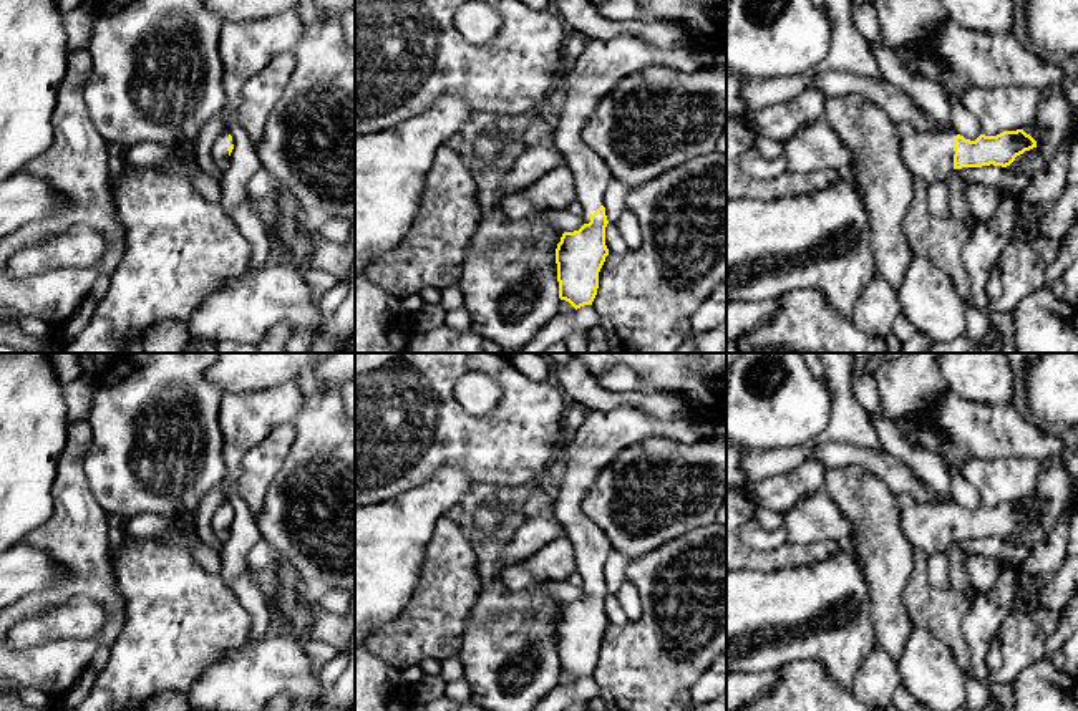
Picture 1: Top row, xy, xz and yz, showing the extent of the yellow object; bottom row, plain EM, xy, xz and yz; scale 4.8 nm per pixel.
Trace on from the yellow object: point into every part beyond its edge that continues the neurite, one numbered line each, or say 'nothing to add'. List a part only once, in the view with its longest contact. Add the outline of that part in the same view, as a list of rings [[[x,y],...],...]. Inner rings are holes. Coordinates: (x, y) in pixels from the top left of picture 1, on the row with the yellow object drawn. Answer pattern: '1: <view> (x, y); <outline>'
1: yz (929, 156); [[[906,133],[901,143],[901,157],[914,177],[927,186],[942,182],[954,169],[954,138],[947,133]]]

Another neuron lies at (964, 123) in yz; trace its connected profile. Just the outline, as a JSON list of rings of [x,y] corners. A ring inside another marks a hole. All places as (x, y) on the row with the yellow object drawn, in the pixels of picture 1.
[[[952,103],[952,128],[957,134],[970,141],[980,136],[978,121],[960,103]]]

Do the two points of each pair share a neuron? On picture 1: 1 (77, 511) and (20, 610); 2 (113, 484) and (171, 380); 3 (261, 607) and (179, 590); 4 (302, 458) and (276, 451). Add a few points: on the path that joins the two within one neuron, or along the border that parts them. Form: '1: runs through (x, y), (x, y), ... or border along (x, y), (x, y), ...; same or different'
1: runs through (77, 541), (77, 577), (58, 595), (50, 599); same
2: runs through (125, 458), (130, 446), (130, 418), (145, 406); same
3: border along (229, 589), (251, 619), (247, 640); different
4: border along (294, 423), (296, 440), (292, 448), (267, 488); different

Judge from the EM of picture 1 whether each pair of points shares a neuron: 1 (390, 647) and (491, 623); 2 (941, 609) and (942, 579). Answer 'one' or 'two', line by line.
1: two
2: two

